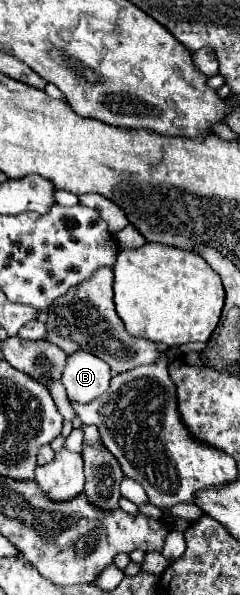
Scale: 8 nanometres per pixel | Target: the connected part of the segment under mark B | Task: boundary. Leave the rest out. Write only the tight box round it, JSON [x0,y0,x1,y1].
[61,352,109,404]

